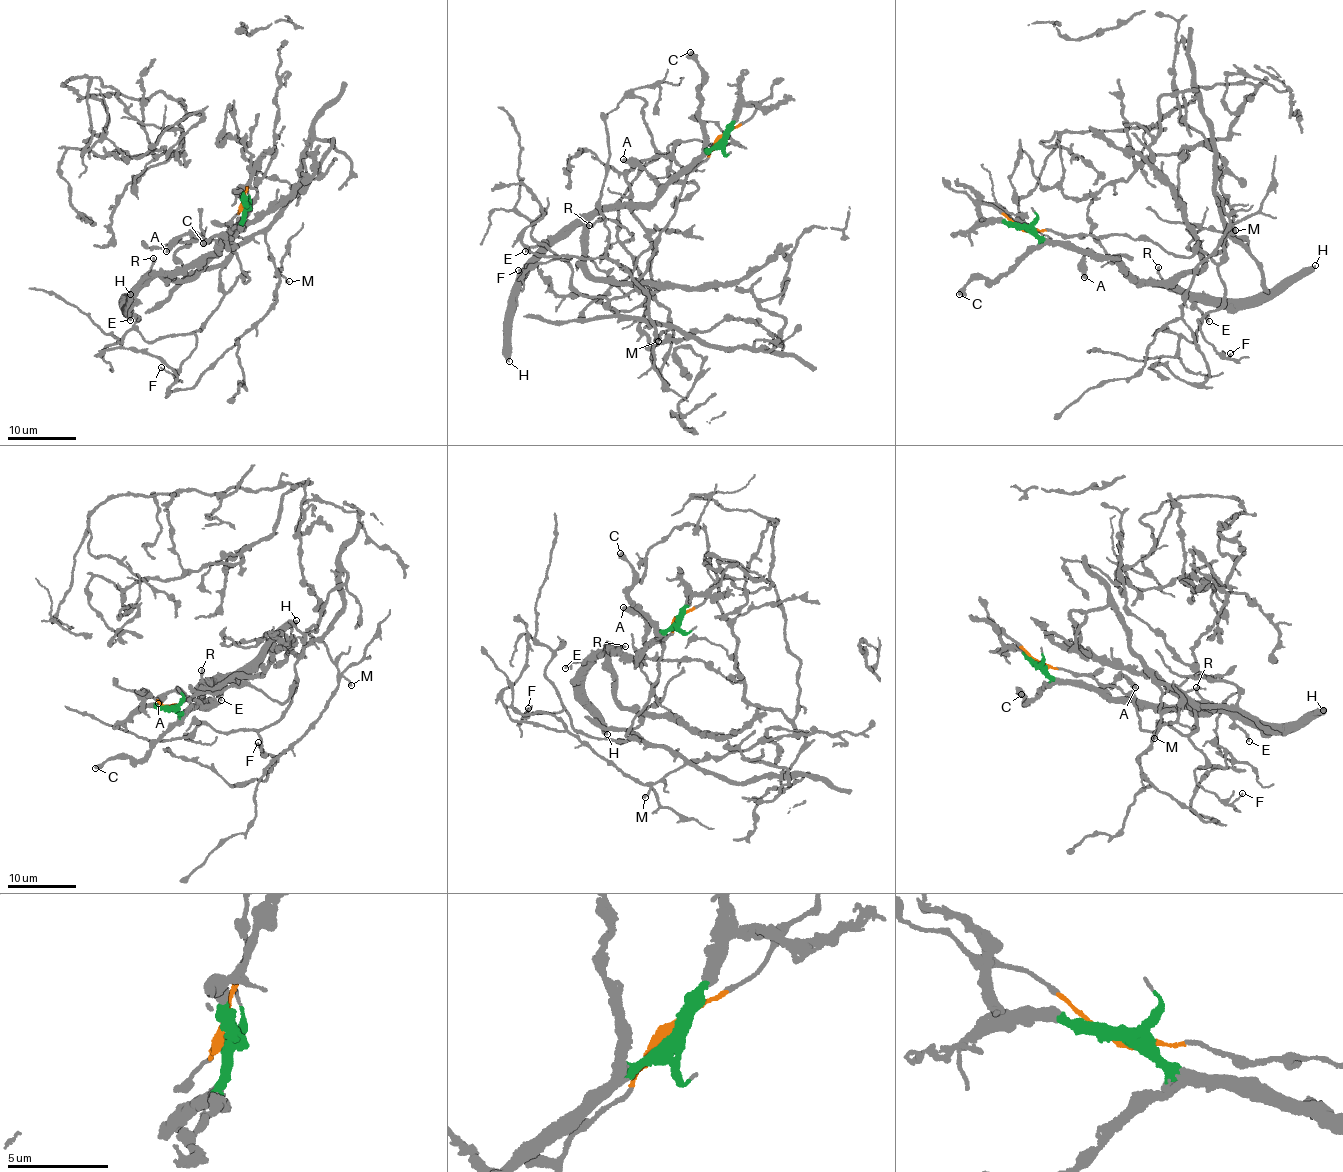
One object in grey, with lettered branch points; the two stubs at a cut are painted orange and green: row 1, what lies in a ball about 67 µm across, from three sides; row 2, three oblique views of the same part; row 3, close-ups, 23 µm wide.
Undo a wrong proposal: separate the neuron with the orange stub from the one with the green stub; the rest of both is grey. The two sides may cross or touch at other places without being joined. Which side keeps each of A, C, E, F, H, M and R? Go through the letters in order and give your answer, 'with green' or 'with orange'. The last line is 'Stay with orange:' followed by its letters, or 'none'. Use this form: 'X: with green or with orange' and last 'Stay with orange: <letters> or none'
A: with green
C: with green
E: with green
F: with orange
H: with green
M: with orange
R: with green
Stay with orange: F, M

